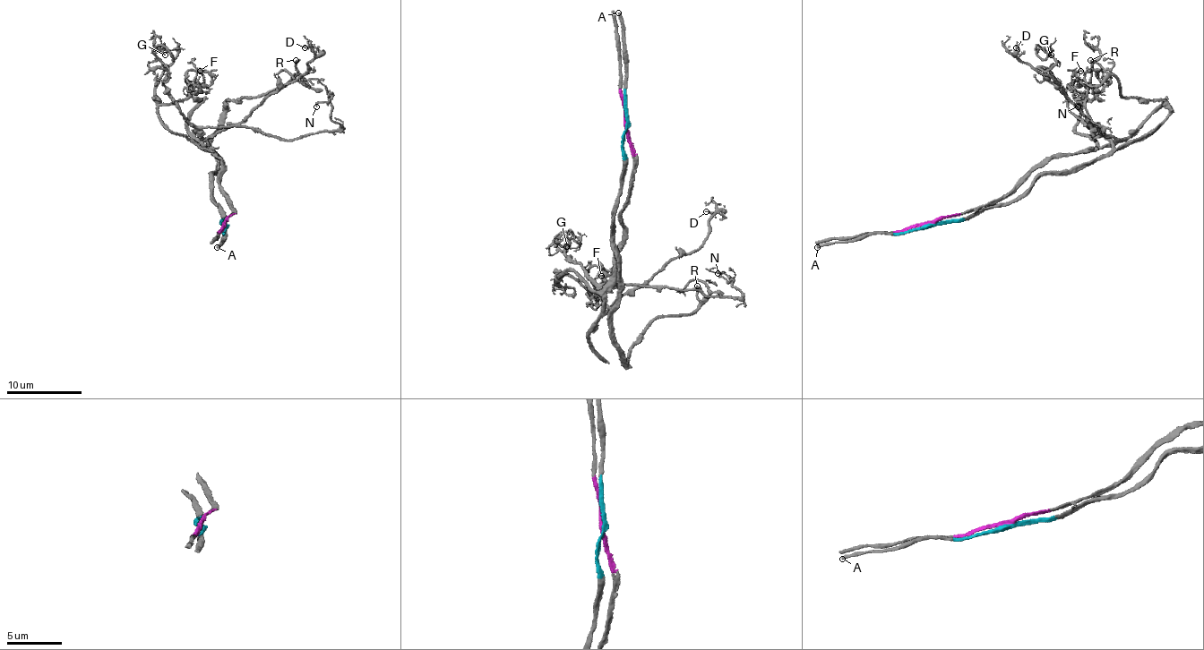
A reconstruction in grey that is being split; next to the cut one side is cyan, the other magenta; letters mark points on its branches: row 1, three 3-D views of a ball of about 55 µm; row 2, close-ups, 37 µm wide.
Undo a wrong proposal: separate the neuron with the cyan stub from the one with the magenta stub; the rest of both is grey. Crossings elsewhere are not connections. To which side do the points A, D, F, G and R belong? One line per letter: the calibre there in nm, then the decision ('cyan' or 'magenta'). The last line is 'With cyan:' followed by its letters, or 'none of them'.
A: 280 nm | cyan
D: 220 nm | magenta
F: 140 nm | magenta
G: 110 nm | cyan
R: 240 nm | cyan
With cyan: A, G, R

